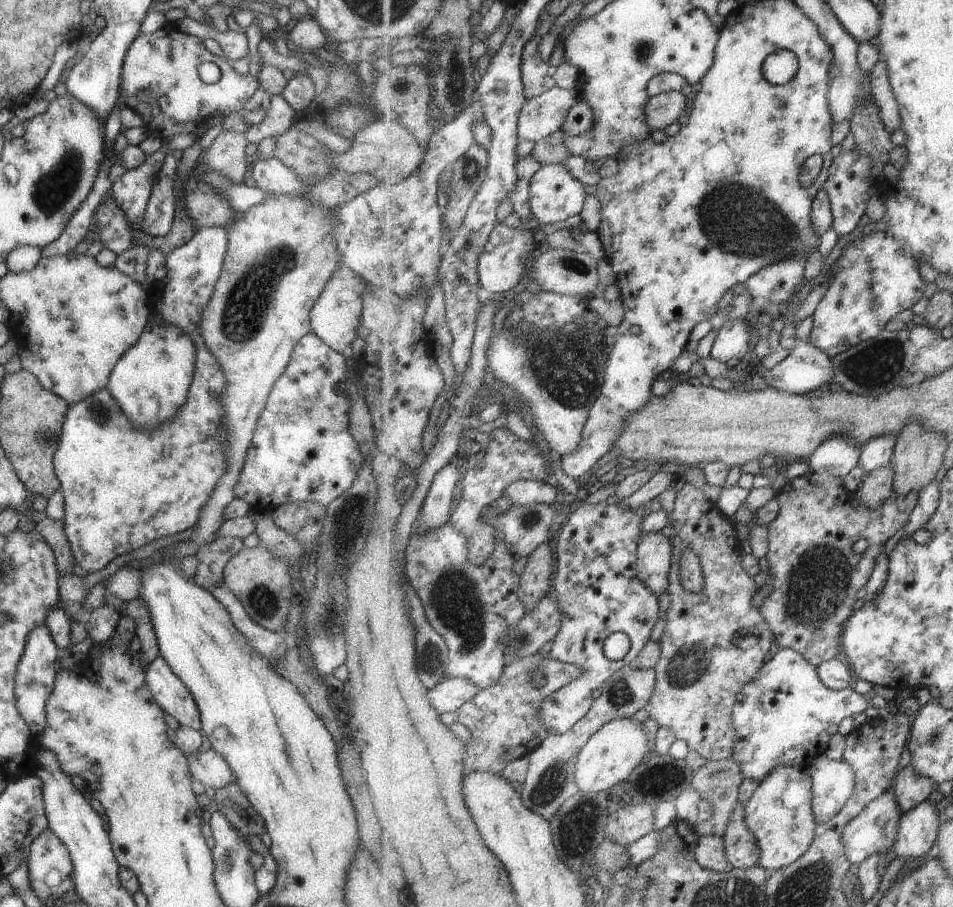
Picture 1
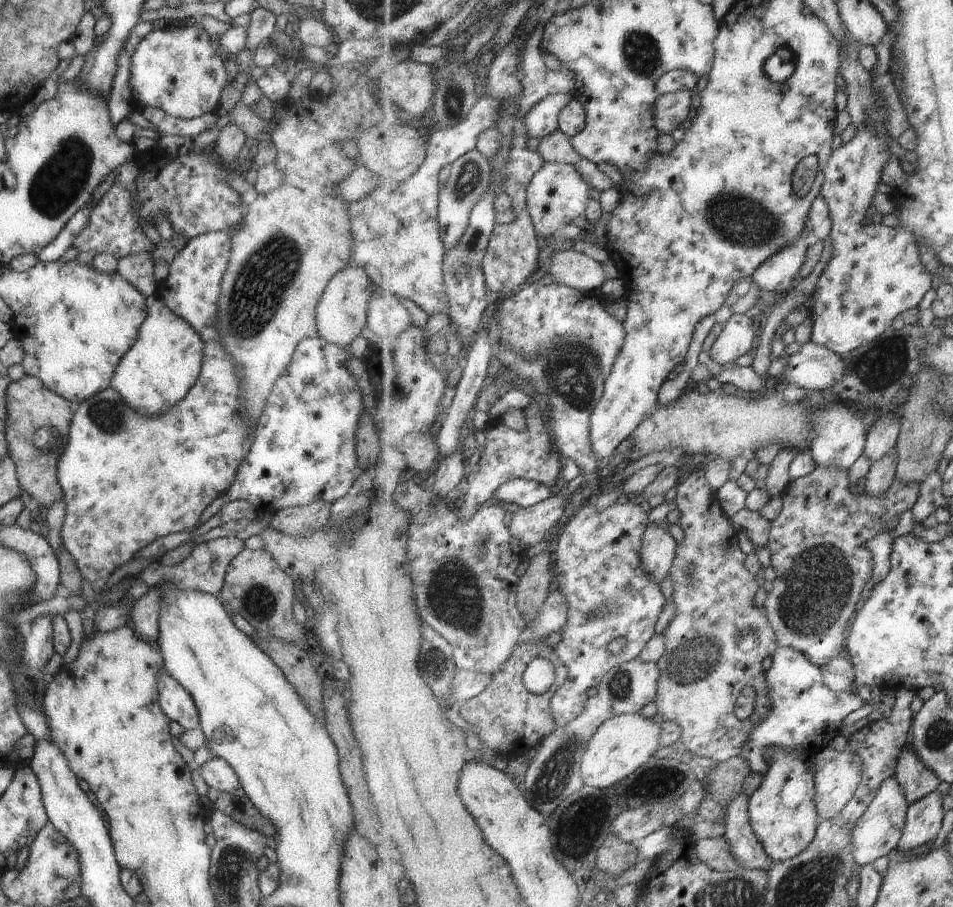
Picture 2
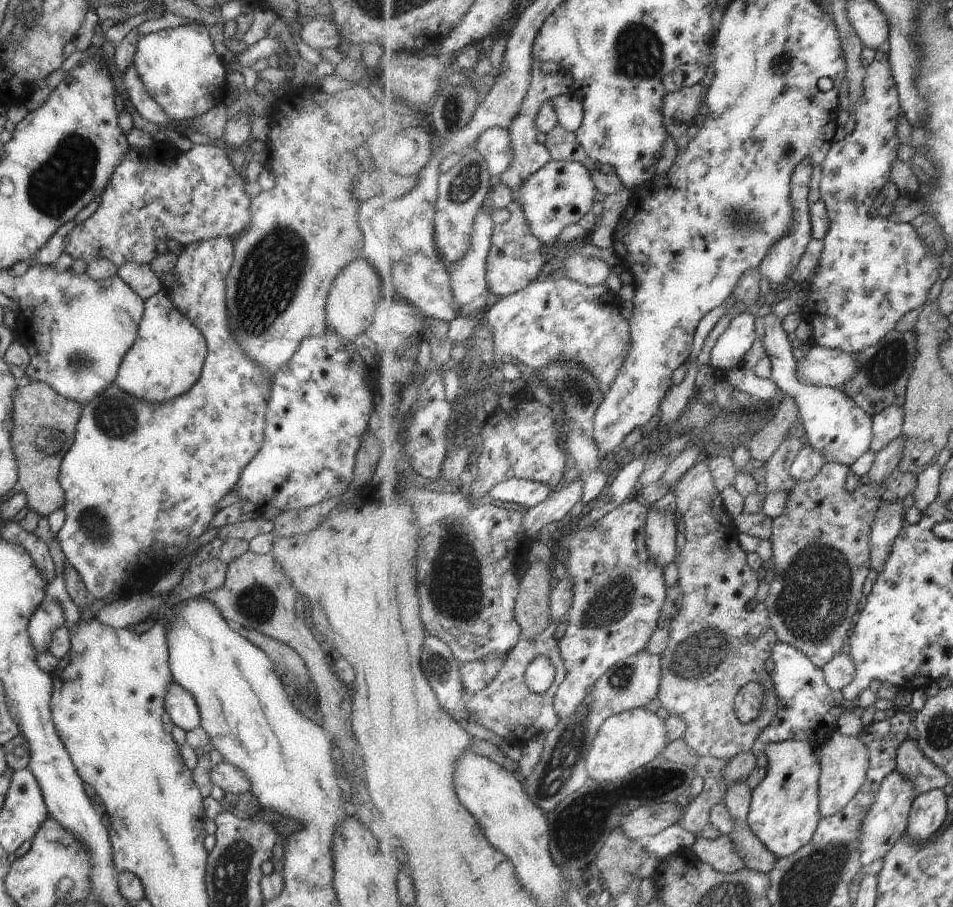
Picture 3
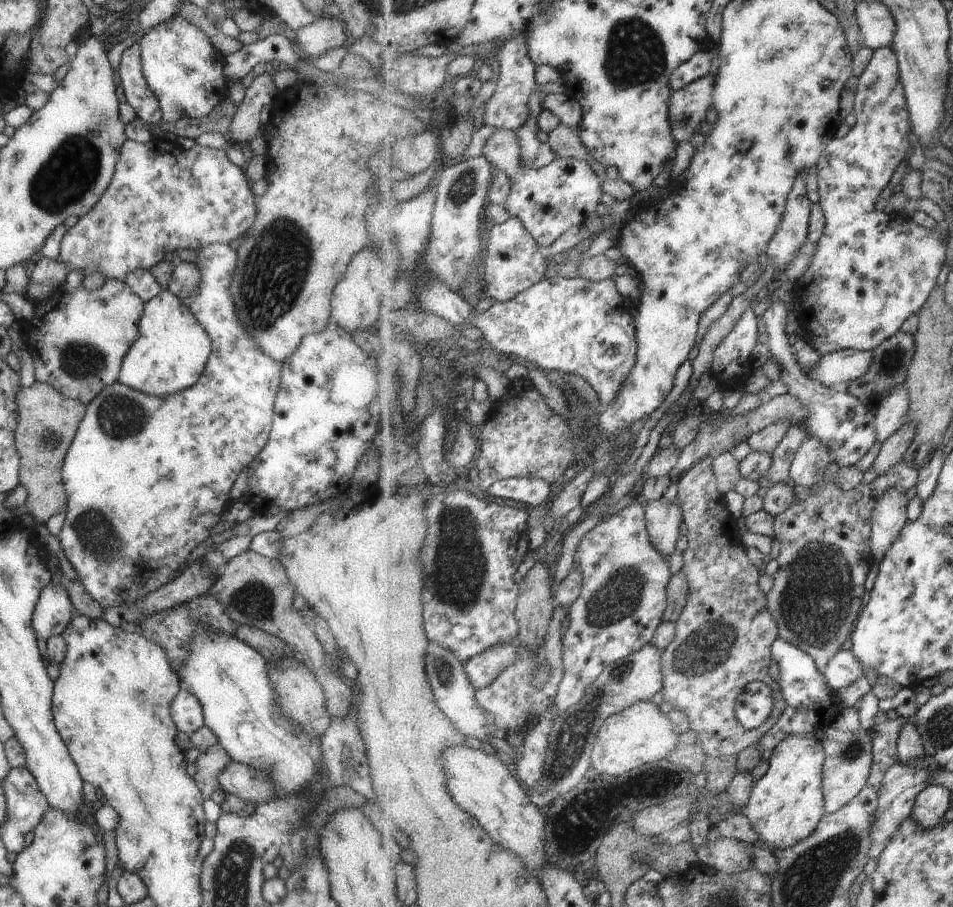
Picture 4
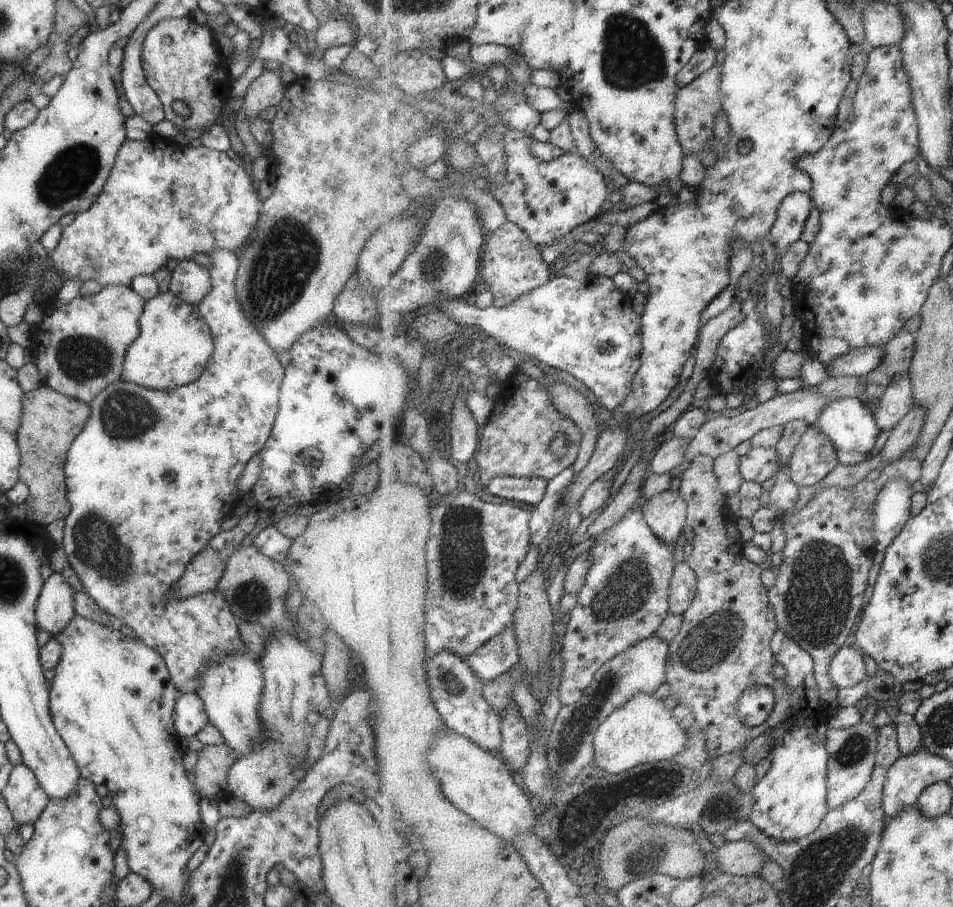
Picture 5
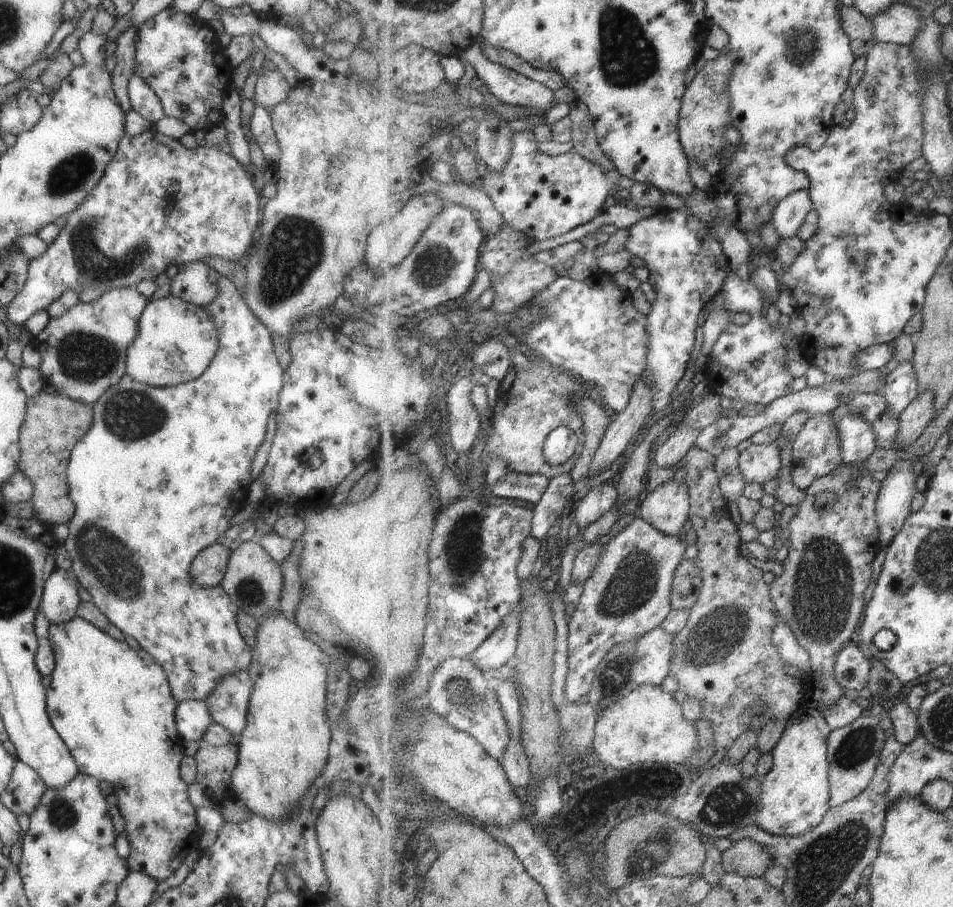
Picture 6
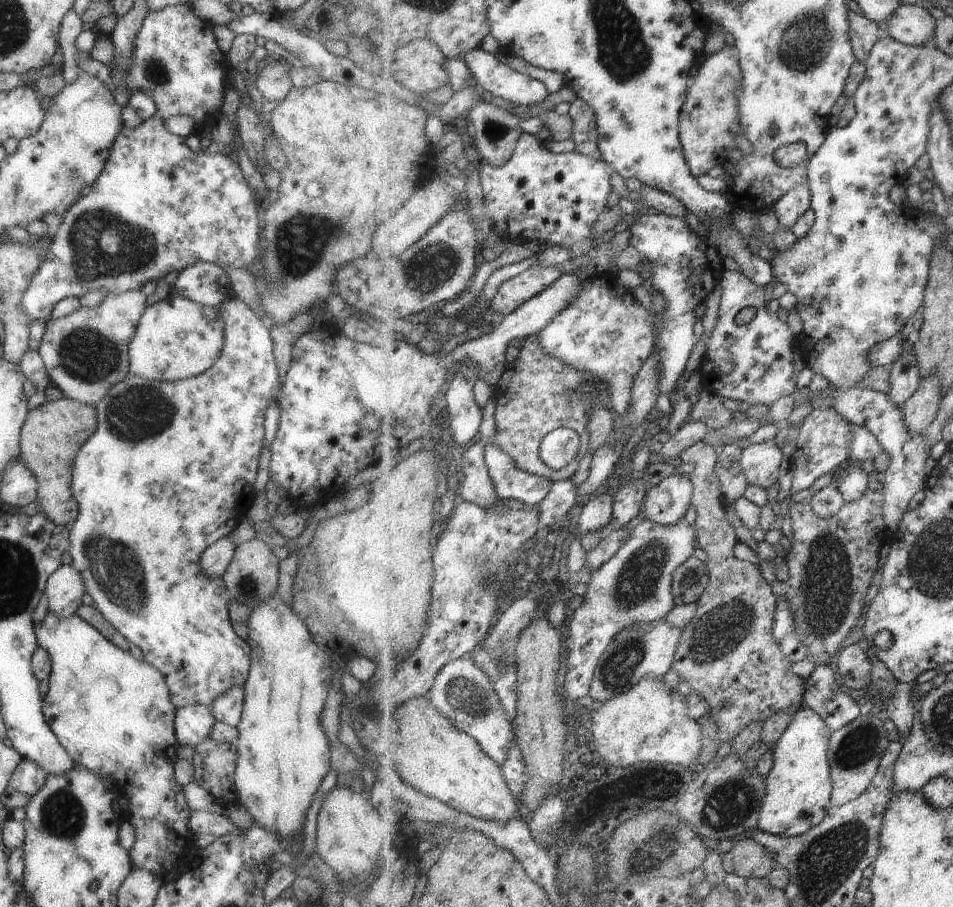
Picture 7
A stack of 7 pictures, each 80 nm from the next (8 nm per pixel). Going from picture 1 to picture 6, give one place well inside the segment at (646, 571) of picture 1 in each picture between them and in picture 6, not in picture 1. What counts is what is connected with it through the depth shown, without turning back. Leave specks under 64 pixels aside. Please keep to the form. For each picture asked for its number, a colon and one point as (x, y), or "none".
2: (659, 550)
3: (661, 527)
4: (664, 519)
5: (666, 513)
6: (667, 507)

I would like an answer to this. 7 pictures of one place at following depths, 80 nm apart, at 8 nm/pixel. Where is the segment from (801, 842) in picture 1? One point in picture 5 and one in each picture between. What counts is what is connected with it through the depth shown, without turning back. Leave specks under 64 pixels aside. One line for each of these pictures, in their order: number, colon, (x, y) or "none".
2: (783, 812)
3: (785, 813)
4: (786, 806)
5: (791, 801)

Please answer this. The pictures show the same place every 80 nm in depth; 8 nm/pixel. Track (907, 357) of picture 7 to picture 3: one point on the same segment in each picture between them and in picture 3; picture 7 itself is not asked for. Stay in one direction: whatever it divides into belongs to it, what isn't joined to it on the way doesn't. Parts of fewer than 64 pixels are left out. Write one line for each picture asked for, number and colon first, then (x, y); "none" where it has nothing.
3: (889, 423)
4: (892, 415)
5: (898, 401)
6: (900, 389)

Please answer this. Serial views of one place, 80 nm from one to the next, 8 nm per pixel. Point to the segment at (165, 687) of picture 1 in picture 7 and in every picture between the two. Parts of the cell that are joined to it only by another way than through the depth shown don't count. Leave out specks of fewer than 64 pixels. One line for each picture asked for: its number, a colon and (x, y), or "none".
2: (177, 704)
3: (178, 703)
4: (185, 713)
5: (188, 715)
6: (192, 718)
7: (192, 723)

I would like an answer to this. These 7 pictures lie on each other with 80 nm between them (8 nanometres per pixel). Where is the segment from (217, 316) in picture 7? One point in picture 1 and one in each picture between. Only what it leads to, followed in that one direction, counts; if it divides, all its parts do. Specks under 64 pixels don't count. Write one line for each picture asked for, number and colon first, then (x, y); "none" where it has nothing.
1: (151, 379)
2: (164, 361)
3: (168, 352)
4: (171, 349)
5: (173, 345)
6: (175, 342)

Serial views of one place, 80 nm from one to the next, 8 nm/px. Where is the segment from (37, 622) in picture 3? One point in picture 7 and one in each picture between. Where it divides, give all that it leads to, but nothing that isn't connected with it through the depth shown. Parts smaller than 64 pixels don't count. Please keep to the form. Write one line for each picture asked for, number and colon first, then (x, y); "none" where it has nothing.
4: (52, 612)
5: (54, 609)
6: (59, 598)
7: (64, 588)

